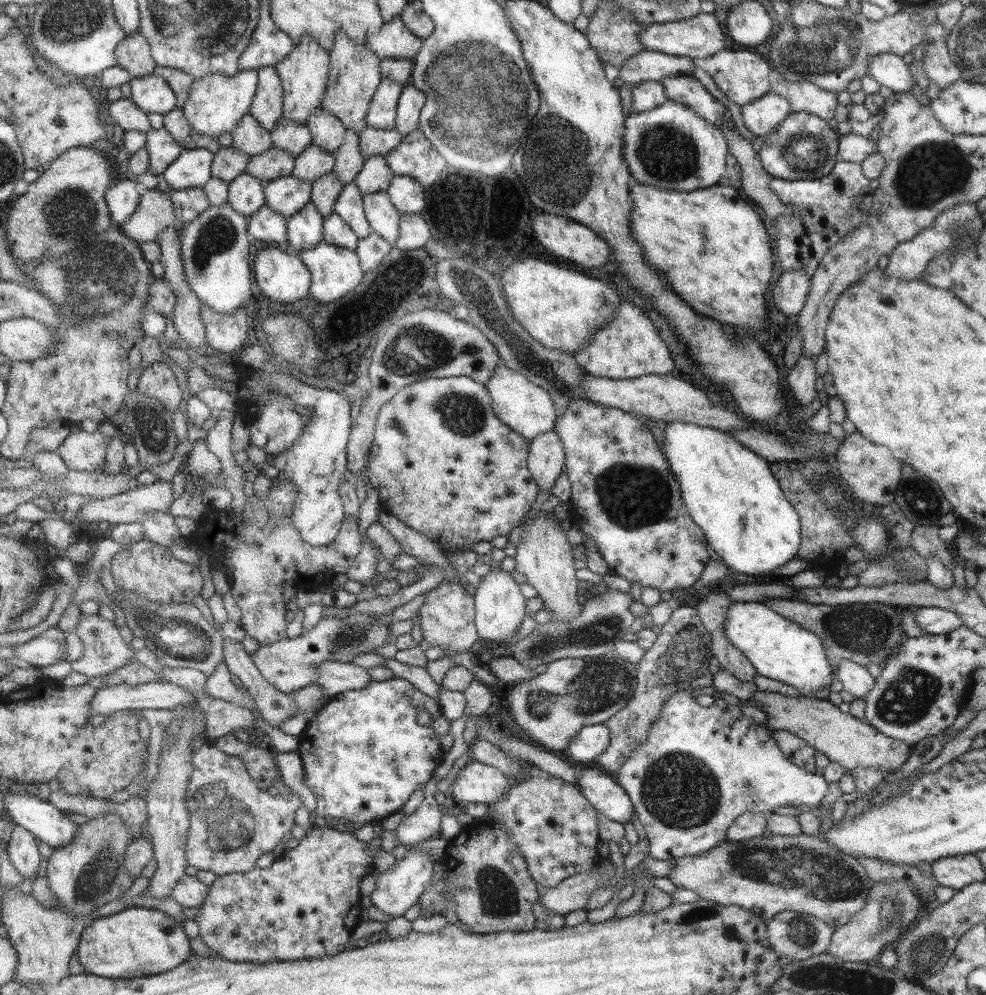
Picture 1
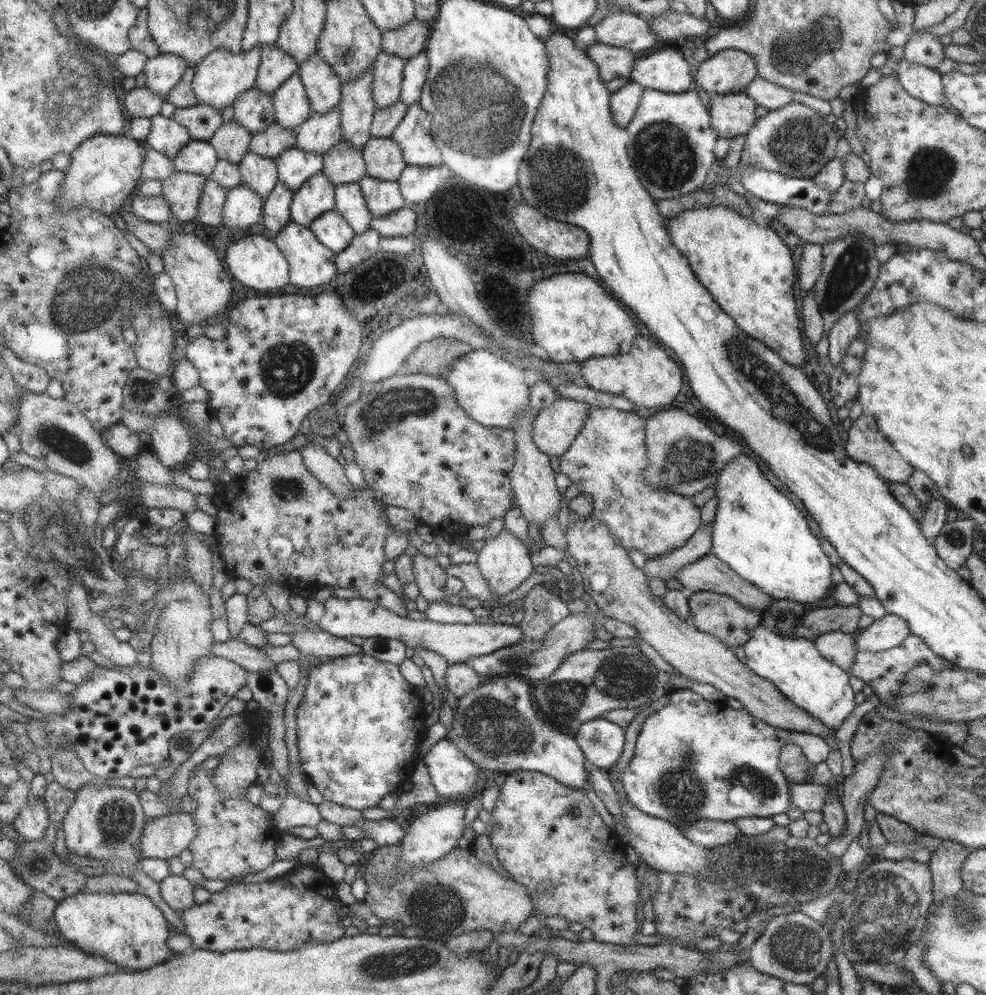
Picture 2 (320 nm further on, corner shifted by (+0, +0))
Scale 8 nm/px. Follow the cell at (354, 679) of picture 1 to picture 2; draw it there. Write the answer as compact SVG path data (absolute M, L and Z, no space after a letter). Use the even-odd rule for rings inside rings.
M231 638L229 642L216 642L213 646L213 657L223 657L233 661L245 668L247 673L251 672L279 672L279 666L273 664L264 652L257 647L239 641L238 638Z

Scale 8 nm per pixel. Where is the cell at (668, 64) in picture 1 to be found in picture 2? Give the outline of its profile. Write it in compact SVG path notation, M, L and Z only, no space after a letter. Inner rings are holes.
M591 43L581 48L587 55L587 58L594 62L598 70L598 77L604 83L617 77L630 75L633 61L637 54L629 52L625 48L615 48L614 46L604 45L601 43Z

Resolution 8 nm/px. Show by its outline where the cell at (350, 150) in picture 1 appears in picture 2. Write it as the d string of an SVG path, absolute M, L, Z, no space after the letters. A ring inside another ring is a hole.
M374 64L368 66L362 77L342 85L339 104L342 110L343 138L362 151L372 138L372 126L377 111L373 92L374 70Z

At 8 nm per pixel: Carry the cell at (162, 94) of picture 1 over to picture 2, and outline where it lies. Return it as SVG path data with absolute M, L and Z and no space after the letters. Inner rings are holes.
M162 52L147 61L144 70L146 86L167 98L190 66L192 65L186 58Z

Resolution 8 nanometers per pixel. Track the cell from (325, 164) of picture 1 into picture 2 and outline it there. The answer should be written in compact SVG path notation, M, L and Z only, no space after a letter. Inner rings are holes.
M333 107L325 114L313 112L297 131L299 150L325 156L343 139L341 107Z

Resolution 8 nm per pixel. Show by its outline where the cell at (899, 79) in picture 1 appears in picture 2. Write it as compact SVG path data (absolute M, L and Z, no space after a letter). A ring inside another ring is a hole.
M901 59L897 62L897 71L894 74L898 76L909 96L922 99L931 106L943 107L946 98L937 70L919 64L909 64Z

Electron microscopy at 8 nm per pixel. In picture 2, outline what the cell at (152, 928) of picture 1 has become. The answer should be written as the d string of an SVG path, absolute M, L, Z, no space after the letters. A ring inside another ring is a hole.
M79 891L59 903L54 920L65 943L88 955L126 966L129 971L149 970L173 960L177 955L167 944L167 939L173 934L170 923L153 900L143 893Z

